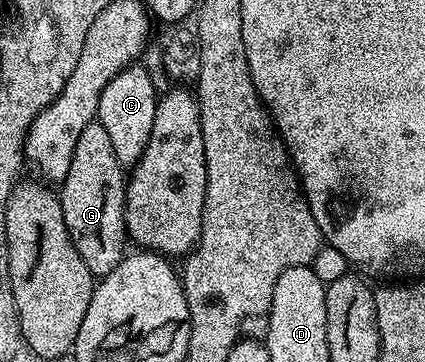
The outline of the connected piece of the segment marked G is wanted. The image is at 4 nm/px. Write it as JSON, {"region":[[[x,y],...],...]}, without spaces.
{"region":[[[96,122],[87,125],[83,134],[79,134],[79,143],[71,158],[71,170],[67,170],[67,178],[59,185],[59,195],[71,242],[95,278],[111,274],[111,270],[115,270],[127,252],[126,183],[126,173],[123,165],[115,158],[115,146],[111,146],[107,130],[103,130],[103,126]]]}

